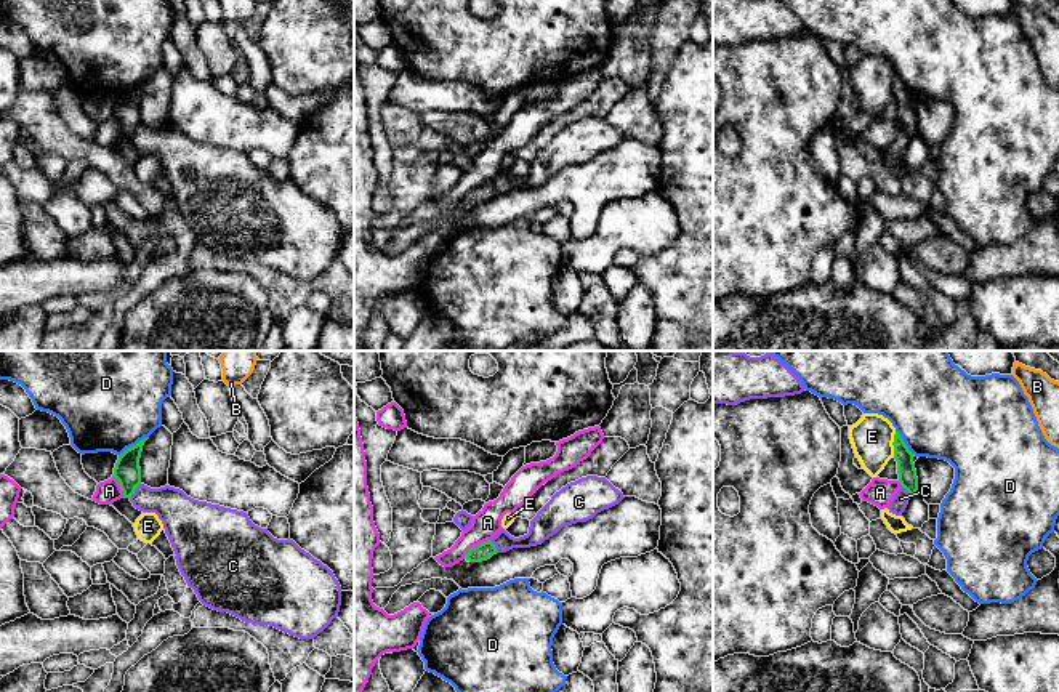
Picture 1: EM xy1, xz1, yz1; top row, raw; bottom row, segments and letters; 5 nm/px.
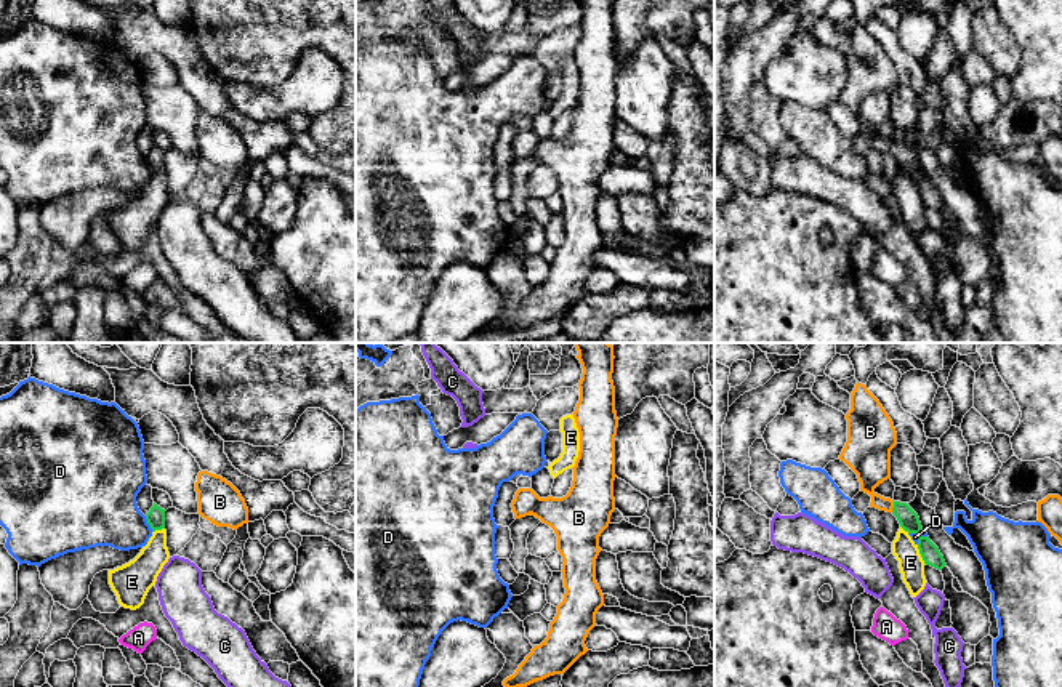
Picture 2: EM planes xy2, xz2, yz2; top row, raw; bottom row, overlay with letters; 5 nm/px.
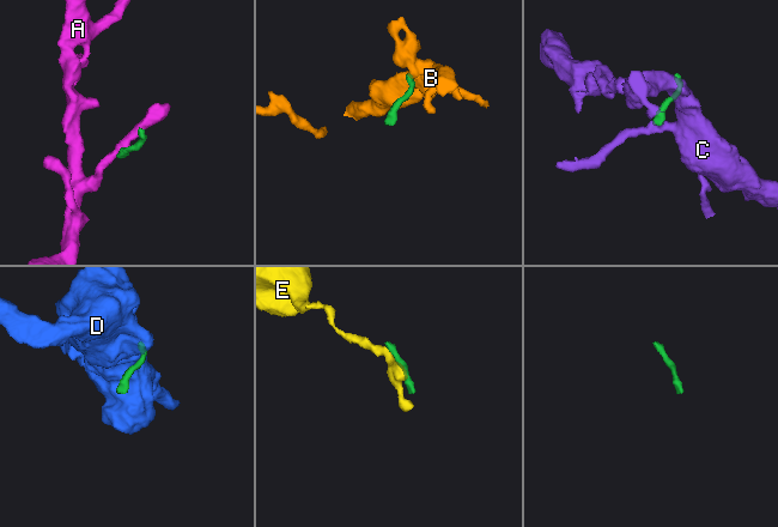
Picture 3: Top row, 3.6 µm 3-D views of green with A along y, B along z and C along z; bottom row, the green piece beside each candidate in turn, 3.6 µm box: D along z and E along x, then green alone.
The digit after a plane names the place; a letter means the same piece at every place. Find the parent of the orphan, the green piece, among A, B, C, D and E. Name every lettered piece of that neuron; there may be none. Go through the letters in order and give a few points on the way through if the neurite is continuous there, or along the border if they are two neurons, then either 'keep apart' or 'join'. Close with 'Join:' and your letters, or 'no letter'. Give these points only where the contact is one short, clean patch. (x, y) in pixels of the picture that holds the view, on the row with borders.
A: along xz1 (491, 539), (475, 545), (463, 558) | keep apart
B: across yz2 (907, 518), (894, 506), (872, 494), (872, 463) | join
C: along xy1 (140, 482), (128, 497) | keep apart
D: keep apart
E: keep apart
Join: B

